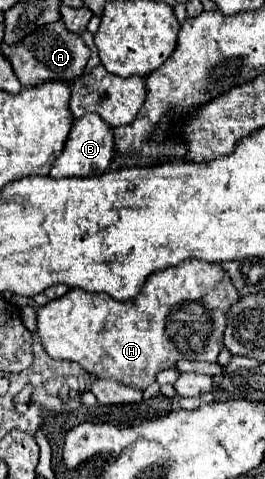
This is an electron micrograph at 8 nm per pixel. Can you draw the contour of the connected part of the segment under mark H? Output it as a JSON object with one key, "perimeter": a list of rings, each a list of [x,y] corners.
{"perimeter":[[[187,259],[183,261],[181,265],[177,267],[169,267],[169,269],[163,269],[163,271],[157,271],[153,273],[147,281],[145,281],[145,287],[141,289],[141,293],[135,297],[135,299],[129,299],[129,301],[117,301],[113,297],[109,297],[107,293],[87,293],[83,289],[69,289],[63,297],[59,299],[53,299],[49,301],[45,307],[39,309],[39,317],[37,317],[37,333],[43,341],[43,347],[45,351],[53,357],[53,359],[67,359],[67,361],[75,361],[79,363],[85,371],[89,371],[91,375],[99,377],[99,379],[113,379],[113,381],[119,381],[123,385],[129,385],[129,387],[137,387],[141,391],[145,391],[155,379],[157,379],[157,373],[163,371],[163,369],[169,369],[169,367],[175,367],[177,361],[181,359],[193,359],[193,361],[209,361],[209,363],[215,363],[217,361],[217,355],[221,353],[221,349],[225,347],[223,345],[223,331],[225,331],[225,325],[227,325],[227,311],[241,299],[241,295],[237,293],[237,289],[233,289],[233,283],[229,281],[229,273],[225,273],[221,269],[219,263],[205,263],[205,261],[199,261],[199,259]]]}

